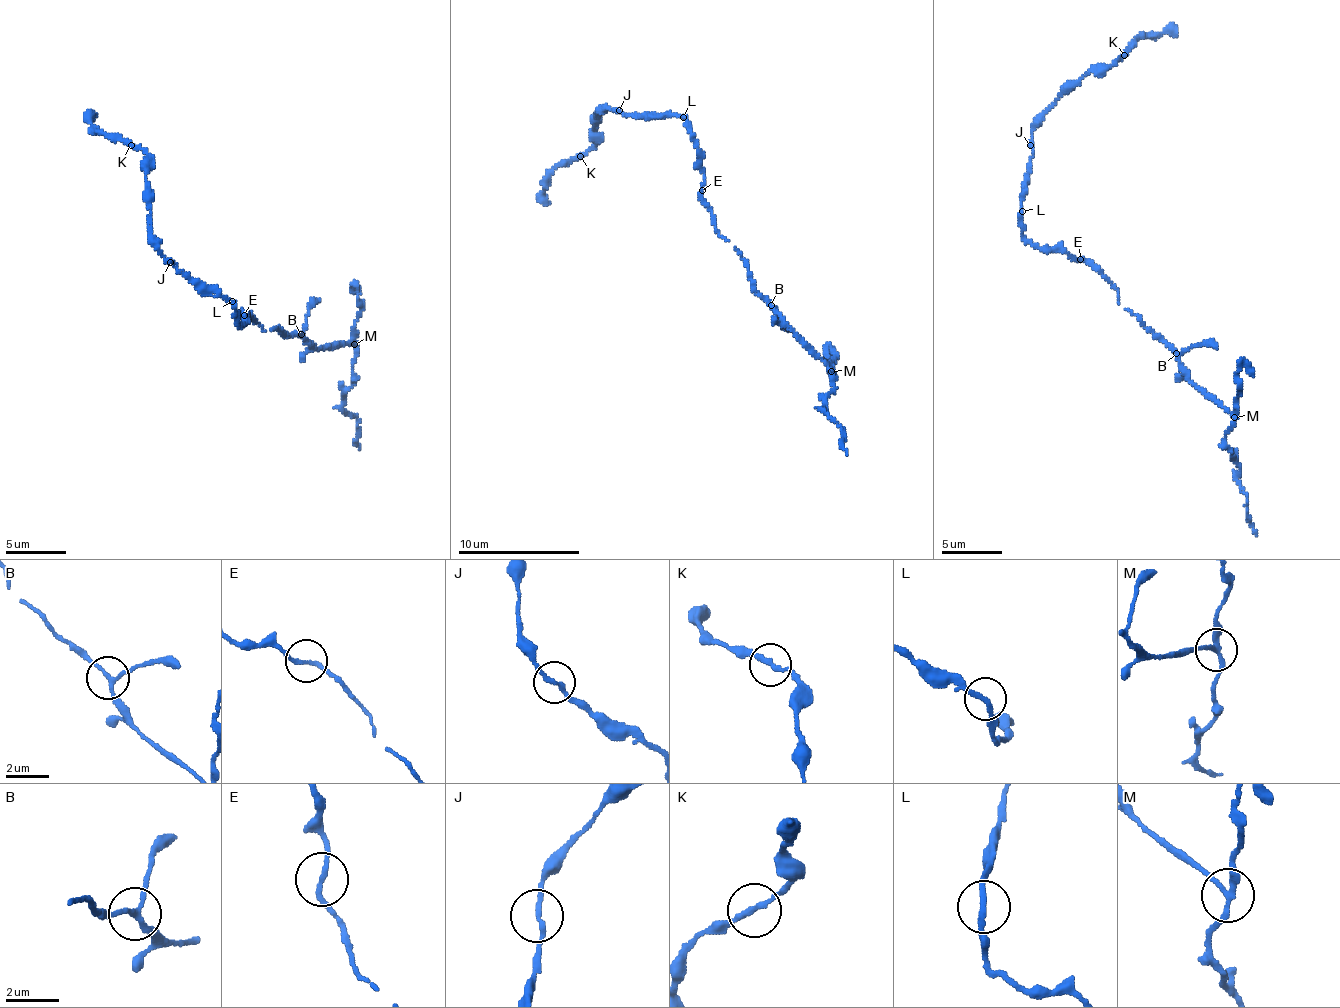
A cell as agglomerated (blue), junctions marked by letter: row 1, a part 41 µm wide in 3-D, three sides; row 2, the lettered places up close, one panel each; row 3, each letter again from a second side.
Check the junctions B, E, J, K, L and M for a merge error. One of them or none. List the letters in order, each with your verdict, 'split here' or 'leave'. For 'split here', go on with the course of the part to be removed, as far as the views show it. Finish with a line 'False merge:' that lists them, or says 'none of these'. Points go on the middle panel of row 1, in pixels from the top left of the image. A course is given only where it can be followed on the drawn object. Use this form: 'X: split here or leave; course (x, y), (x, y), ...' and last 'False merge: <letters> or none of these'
B: leave
E: leave
J: leave
K: leave
L: leave
M: split here; course (831, 371), (825, 414), (841, 428), (847, 455)
False merge: M

